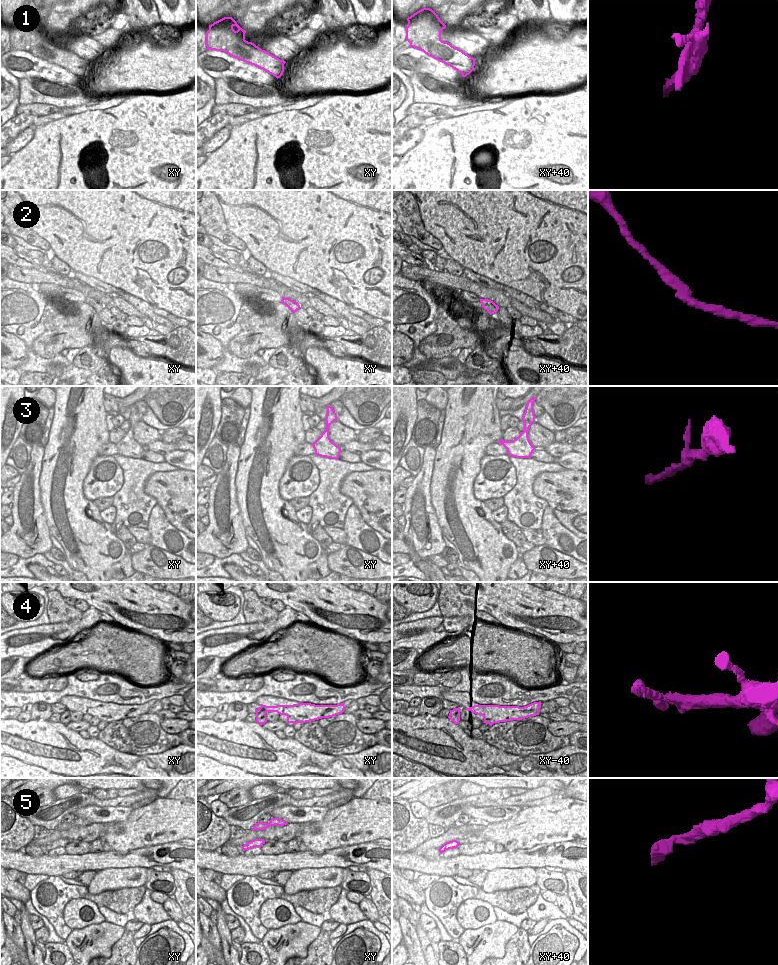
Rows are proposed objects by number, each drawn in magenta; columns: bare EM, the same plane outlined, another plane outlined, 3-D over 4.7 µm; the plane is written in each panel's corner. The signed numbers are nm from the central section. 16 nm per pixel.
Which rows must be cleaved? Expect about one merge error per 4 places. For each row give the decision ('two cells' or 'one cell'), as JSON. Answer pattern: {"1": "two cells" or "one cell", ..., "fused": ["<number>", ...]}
{"1": "two cells", "2": "two cells", "3": "one cell", "4": "two cells", "5": "one cell", "fused": ["1", "2", "4"]}

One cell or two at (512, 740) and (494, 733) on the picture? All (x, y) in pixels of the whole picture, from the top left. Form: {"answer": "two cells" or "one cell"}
{"answer": "one cell"}

